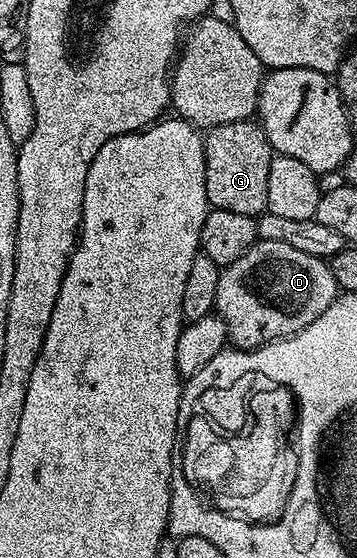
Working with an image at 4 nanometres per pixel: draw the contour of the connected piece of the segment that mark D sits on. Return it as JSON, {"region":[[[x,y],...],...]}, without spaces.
{"region":[[[257,239],[236,262],[221,269],[214,312],[224,322],[229,343],[239,350],[249,350],[304,330],[339,295],[336,278],[323,257],[292,250],[285,242]]]}

